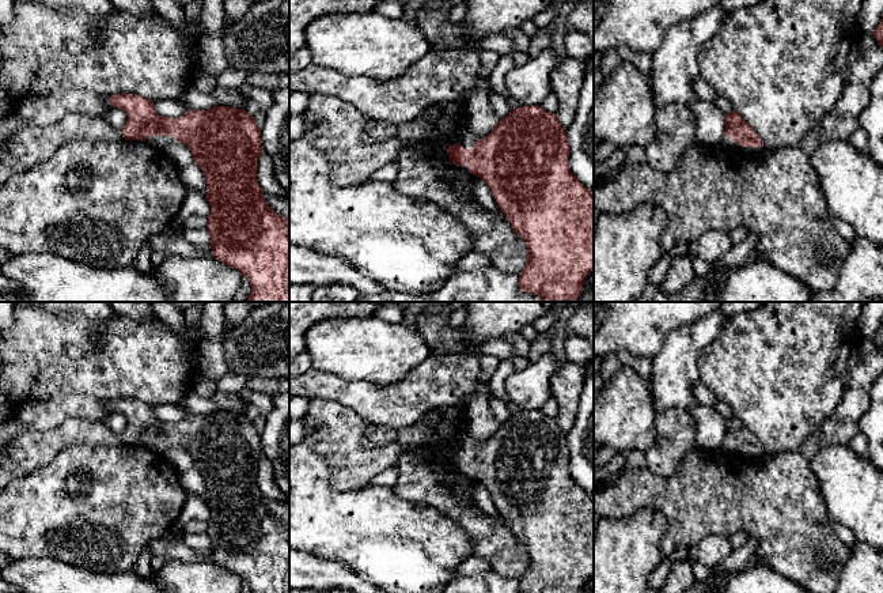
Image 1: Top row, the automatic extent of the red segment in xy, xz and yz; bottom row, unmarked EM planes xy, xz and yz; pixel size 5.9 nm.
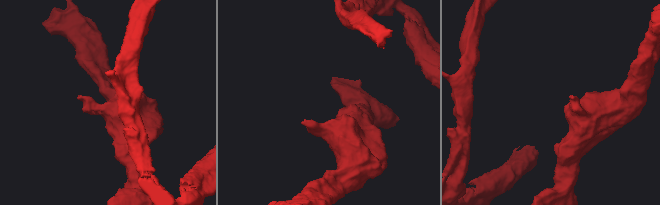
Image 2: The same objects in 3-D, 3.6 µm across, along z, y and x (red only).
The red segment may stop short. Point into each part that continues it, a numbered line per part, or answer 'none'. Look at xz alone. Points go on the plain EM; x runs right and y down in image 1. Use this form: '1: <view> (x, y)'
1: xz (465, 441)

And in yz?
1: yz (726, 445)

